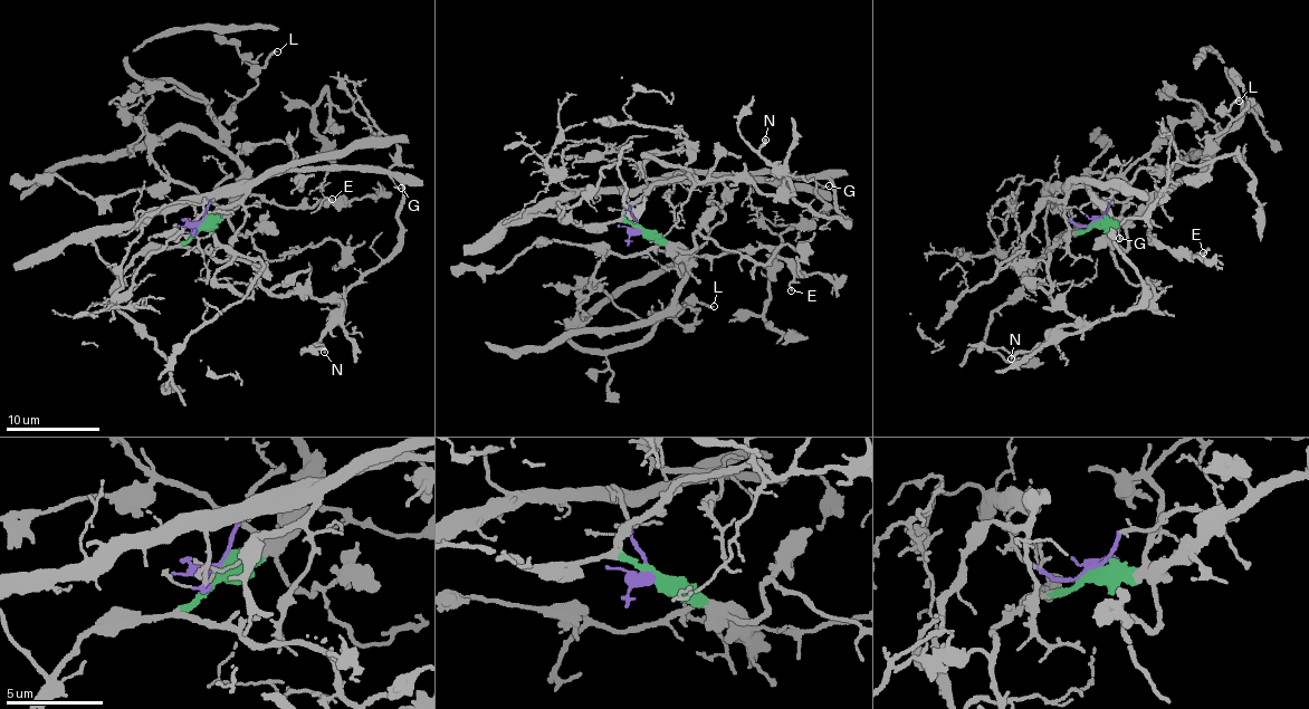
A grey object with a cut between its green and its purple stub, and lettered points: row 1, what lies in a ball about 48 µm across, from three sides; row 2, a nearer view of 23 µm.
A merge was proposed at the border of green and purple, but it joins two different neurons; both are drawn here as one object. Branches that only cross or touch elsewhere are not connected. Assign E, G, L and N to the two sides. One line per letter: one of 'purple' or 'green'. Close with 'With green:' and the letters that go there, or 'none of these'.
E: green
G: purple
L: green
N: green
With green: E, L, N

